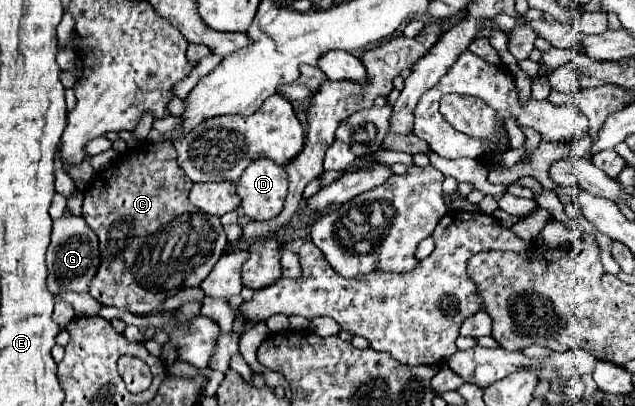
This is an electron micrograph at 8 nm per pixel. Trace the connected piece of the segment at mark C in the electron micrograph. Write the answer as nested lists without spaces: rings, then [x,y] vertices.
[[[144,143],[138,149],[126,151],[108,169],[104,169],[84,193],[82,217],[100,237],[100,269],[90,283],[90,295],[102,305],[114,305],[122,311],[150,315],[182,287],[200,285],[228,243],[220,217],[202,213],[202,209],[190,205],[188,191],[192,181],[182,173],[176,161],[172,143]]]

